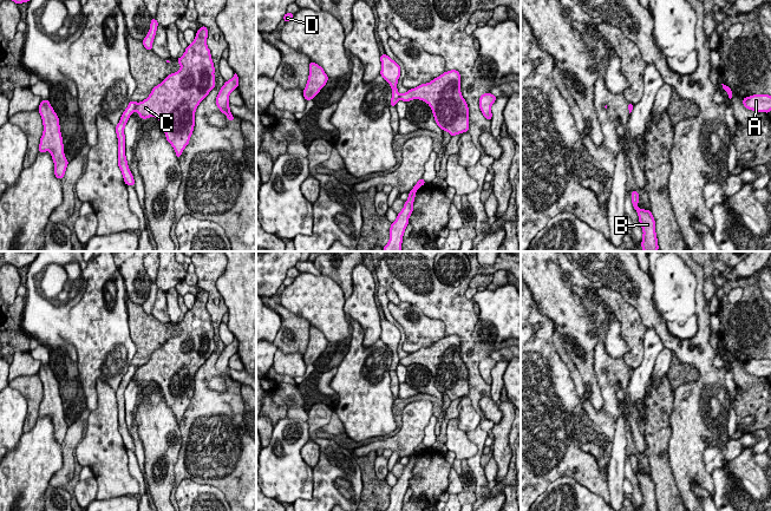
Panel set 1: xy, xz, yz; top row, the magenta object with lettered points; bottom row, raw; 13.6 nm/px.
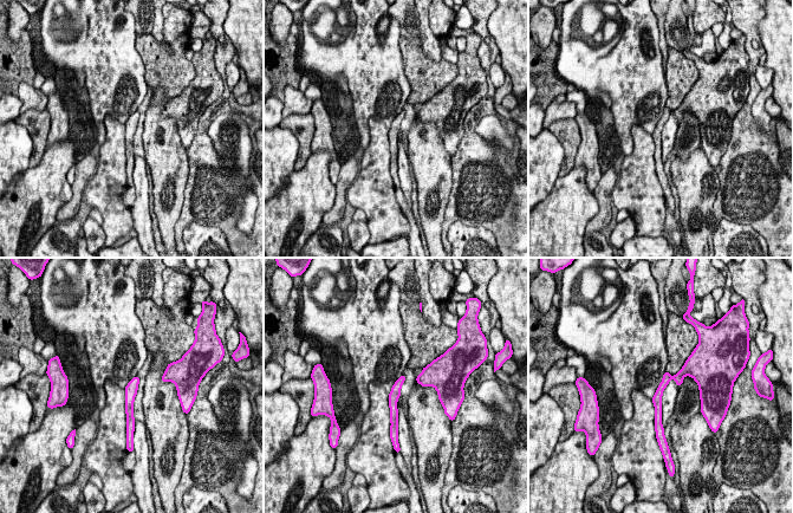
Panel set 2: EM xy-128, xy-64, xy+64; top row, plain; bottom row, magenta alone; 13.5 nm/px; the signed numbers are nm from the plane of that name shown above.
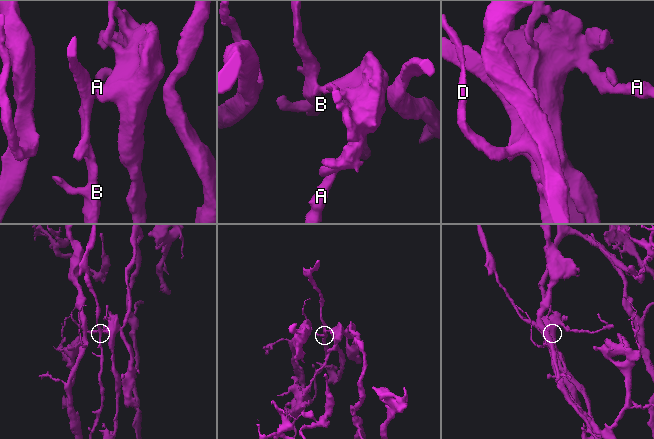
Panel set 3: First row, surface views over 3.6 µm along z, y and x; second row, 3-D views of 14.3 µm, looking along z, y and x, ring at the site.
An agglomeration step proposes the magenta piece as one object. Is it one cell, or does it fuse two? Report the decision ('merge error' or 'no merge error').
merge error

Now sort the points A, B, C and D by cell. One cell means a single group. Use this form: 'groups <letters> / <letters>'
groups A C / B D

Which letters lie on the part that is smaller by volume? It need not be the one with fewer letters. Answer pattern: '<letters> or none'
A, C

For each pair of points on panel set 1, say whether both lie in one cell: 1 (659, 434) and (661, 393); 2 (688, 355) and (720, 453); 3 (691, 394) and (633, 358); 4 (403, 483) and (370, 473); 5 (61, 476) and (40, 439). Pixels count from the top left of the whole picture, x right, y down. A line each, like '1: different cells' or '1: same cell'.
1: same cell
2: different cells
3: different cells
4: same cell
5: different cells

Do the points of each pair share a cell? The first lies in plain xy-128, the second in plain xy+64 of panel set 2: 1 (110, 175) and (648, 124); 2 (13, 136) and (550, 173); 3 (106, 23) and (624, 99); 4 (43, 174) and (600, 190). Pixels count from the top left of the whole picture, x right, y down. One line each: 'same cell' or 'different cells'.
1: different cells
2: same cell
3: same cell
4: different cells

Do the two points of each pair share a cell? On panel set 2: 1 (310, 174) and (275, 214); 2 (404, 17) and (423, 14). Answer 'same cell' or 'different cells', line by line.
1: same cell
2: different cells

